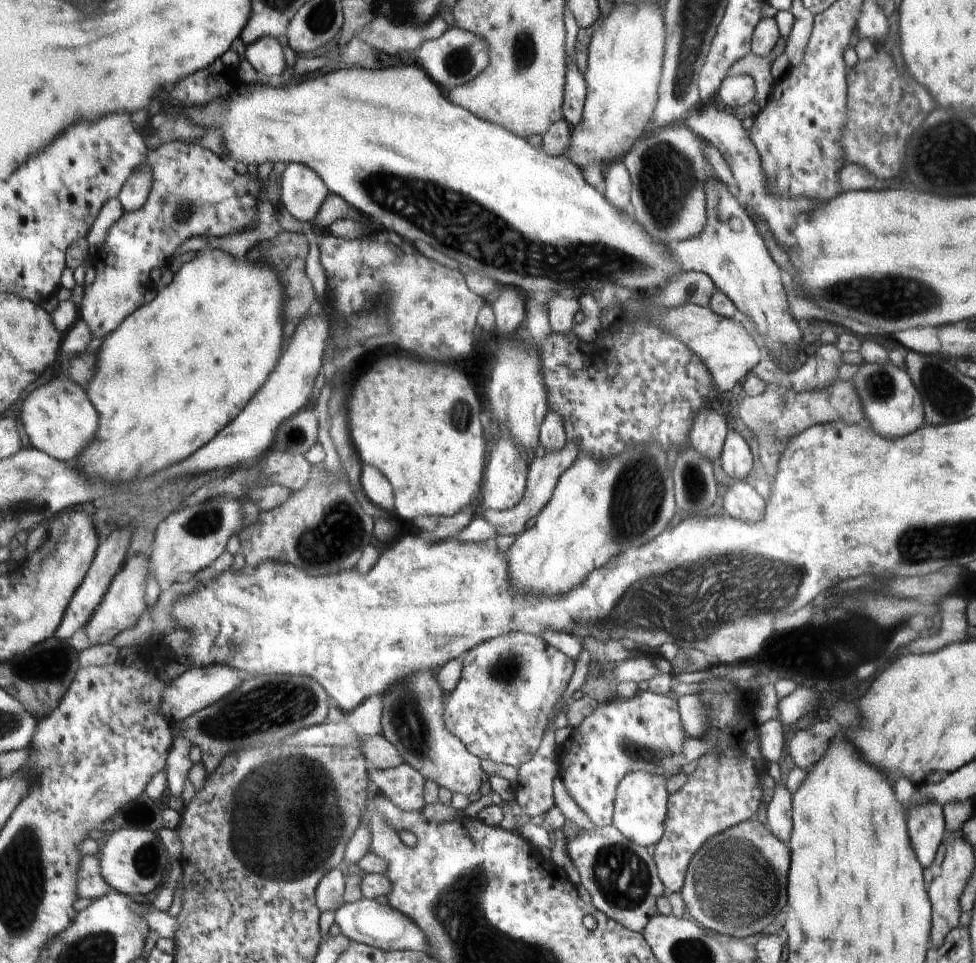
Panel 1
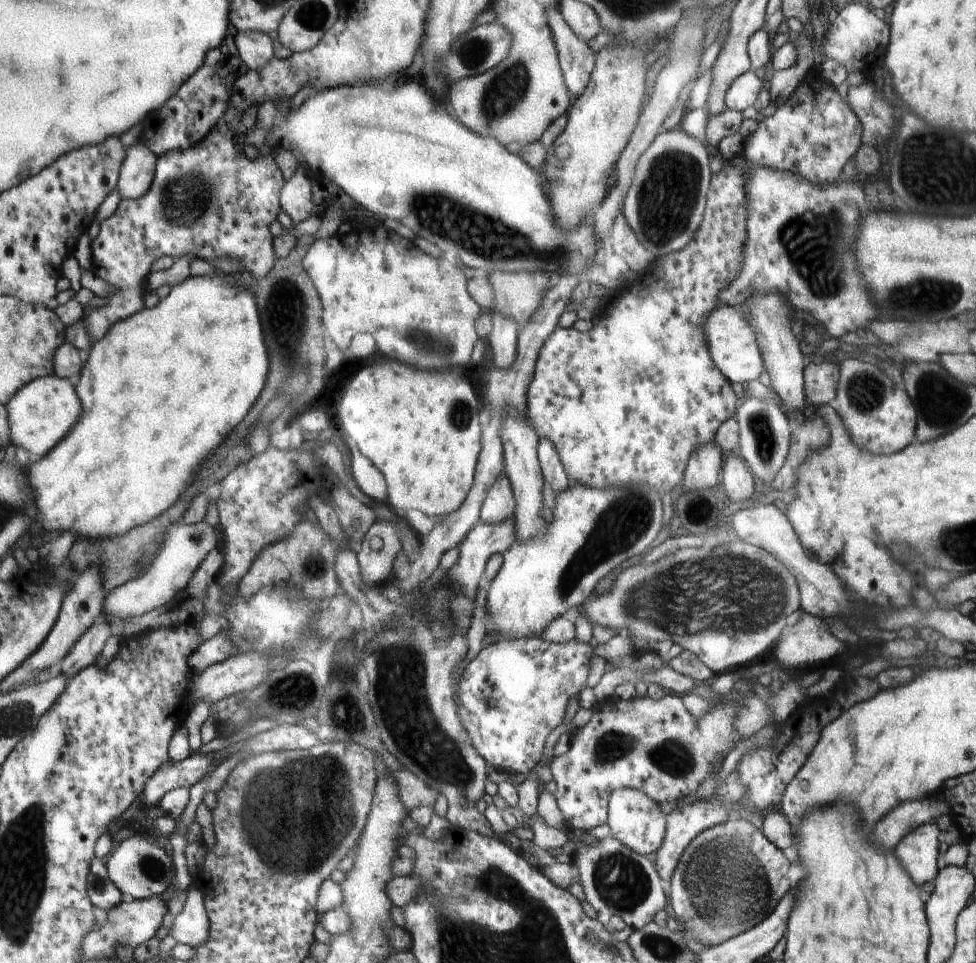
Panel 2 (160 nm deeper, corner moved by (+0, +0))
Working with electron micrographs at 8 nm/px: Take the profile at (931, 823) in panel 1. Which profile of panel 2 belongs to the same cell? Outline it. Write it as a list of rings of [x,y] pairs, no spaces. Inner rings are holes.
[[[934,822],[917,826],[896,846],[894,856],[904,864],[904,870],[912,876],[917,887],[934,882],[938,872],[939,829]]]

